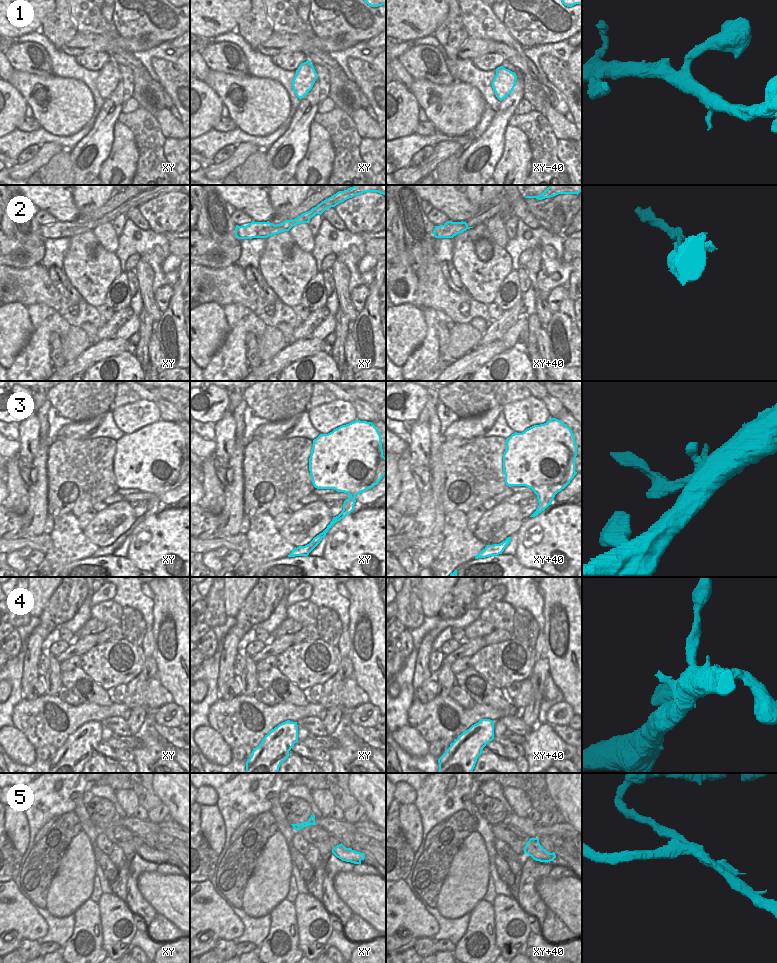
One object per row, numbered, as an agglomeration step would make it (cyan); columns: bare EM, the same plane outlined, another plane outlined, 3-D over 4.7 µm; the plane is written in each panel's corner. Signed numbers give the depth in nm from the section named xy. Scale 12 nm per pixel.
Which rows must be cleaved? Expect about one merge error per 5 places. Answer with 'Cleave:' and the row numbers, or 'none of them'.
Cleave: 2, 5

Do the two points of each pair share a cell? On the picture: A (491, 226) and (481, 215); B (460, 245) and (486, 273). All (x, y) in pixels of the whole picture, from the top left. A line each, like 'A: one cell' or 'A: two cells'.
A: two cells
B: one cell

